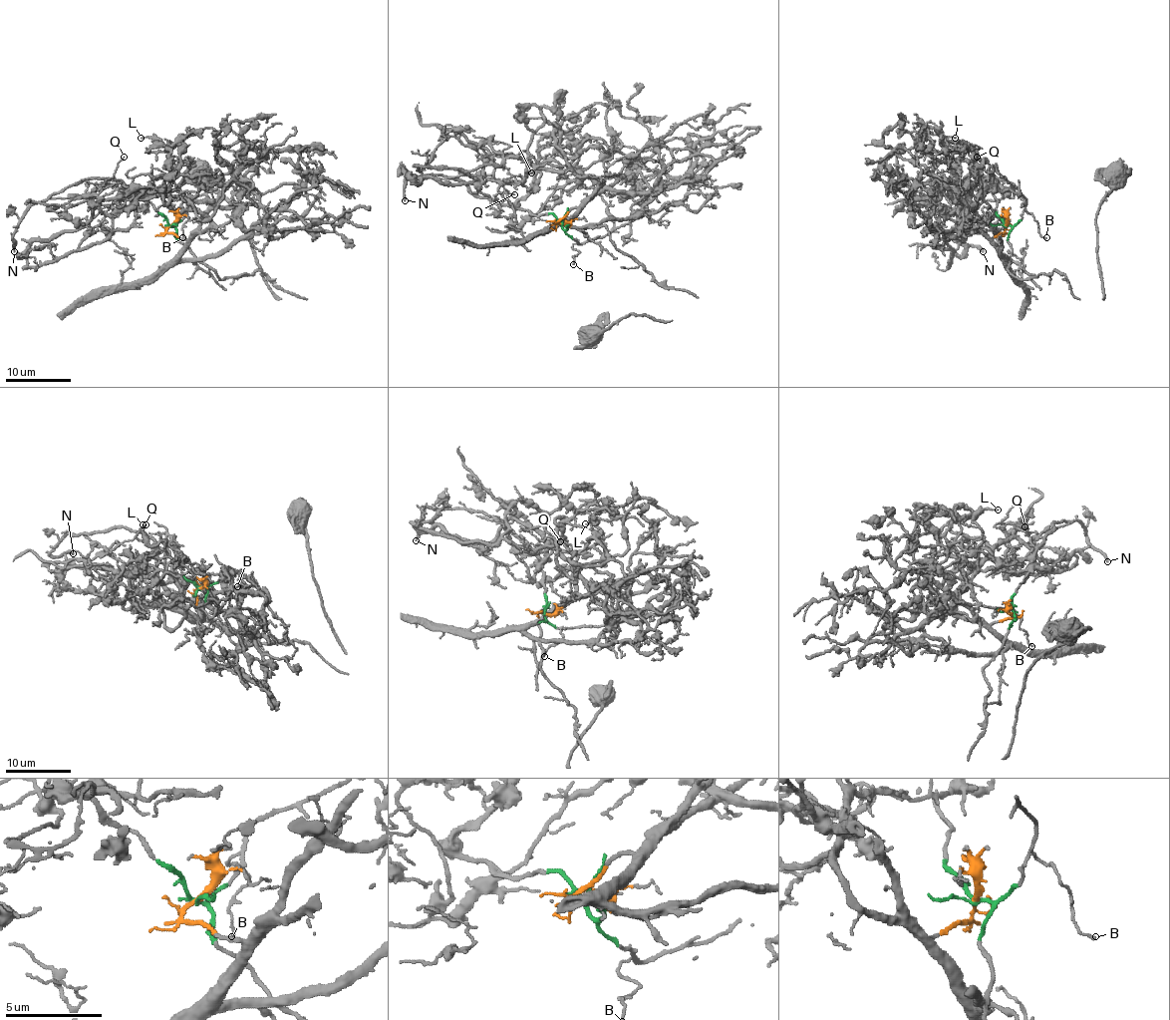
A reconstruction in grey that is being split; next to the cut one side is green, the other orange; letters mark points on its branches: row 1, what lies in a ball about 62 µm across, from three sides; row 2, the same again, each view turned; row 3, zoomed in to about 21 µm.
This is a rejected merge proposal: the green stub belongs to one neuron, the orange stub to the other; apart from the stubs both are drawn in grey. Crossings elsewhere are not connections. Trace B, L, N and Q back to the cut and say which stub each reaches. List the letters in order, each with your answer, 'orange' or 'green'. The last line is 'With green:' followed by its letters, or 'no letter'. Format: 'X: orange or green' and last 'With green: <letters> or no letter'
B: green
L: orange
N: green
Q: green
With green: B, N, Q

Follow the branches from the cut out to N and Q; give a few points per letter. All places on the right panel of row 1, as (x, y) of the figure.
N: (1006, 225), (997, 213), (998, 199), (987, 179), (967, 182), (957, 194), (959, 212), (951, 235), (984, 251)
Q: (1006, 225), (997, 213), (998, 199), (992, 192), (992, 186), (975, 177), (972, 170), (977, 157)

